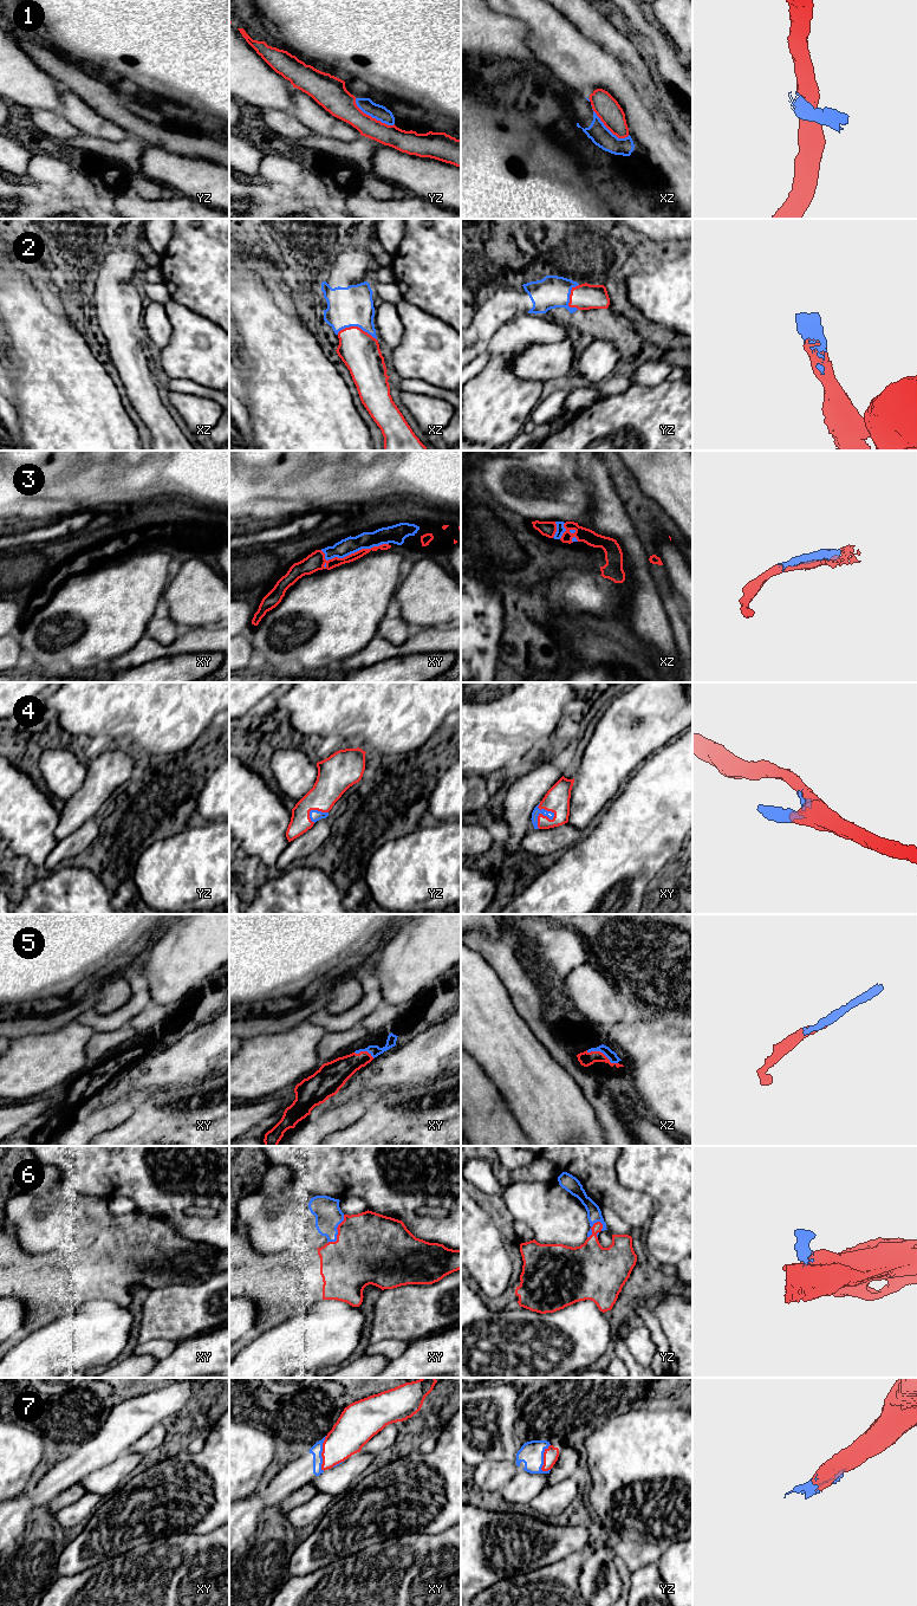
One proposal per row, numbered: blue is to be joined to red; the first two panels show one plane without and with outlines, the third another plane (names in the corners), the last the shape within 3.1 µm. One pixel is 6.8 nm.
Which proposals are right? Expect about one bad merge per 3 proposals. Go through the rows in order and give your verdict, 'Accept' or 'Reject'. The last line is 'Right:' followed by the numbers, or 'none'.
1: Reject
2: Accept
3: Accept
4: Accept
5: Accept
6: Accept
7: Accept
Right: 2, 3, 4, 5, 6, 7

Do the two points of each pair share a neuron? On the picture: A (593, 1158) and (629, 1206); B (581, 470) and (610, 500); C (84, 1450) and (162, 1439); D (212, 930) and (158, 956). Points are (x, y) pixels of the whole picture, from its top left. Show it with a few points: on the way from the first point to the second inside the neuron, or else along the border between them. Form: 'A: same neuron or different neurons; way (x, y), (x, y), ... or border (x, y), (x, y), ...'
A: same neuron; way (596, 1170), (597, 1174), (617, 1195)
B: same neuron; way (590, 476), (602, 487), (603, 492)
C: different neurons; border (156, 1425), (148, 1430), (128, 1451)
D: same neuron; way (199, 943), (184, 956), (171, 956)

